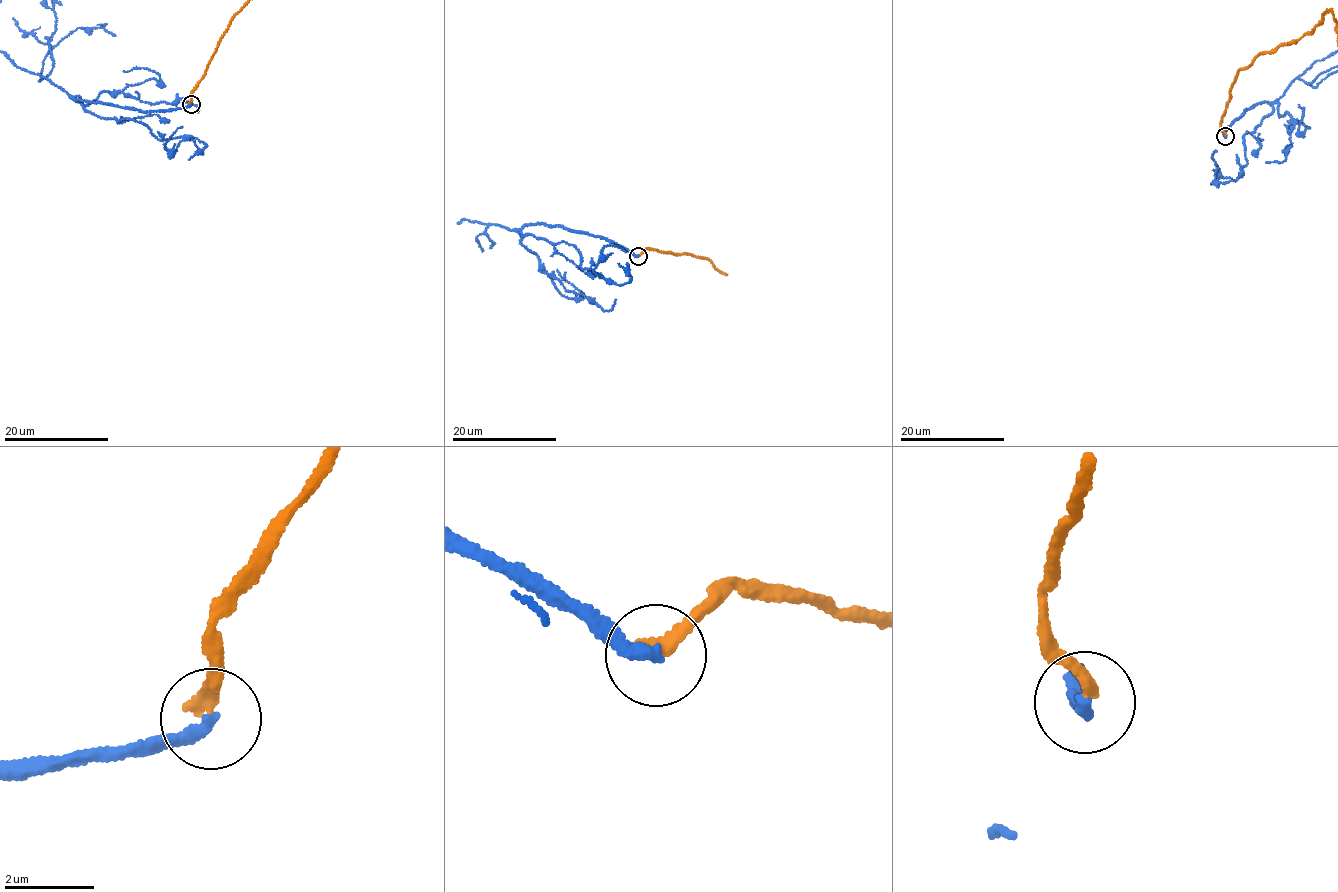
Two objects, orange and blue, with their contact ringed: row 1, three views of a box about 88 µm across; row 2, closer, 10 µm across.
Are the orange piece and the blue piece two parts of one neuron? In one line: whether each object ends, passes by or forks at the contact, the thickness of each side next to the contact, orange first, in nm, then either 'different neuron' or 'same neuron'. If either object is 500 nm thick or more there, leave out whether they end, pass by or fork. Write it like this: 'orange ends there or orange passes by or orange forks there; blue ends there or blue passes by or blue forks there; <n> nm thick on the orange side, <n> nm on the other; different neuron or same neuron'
orange ends there; blue ends there; 280 nm thick on the orange side, 280 nm on the other; different neuron

